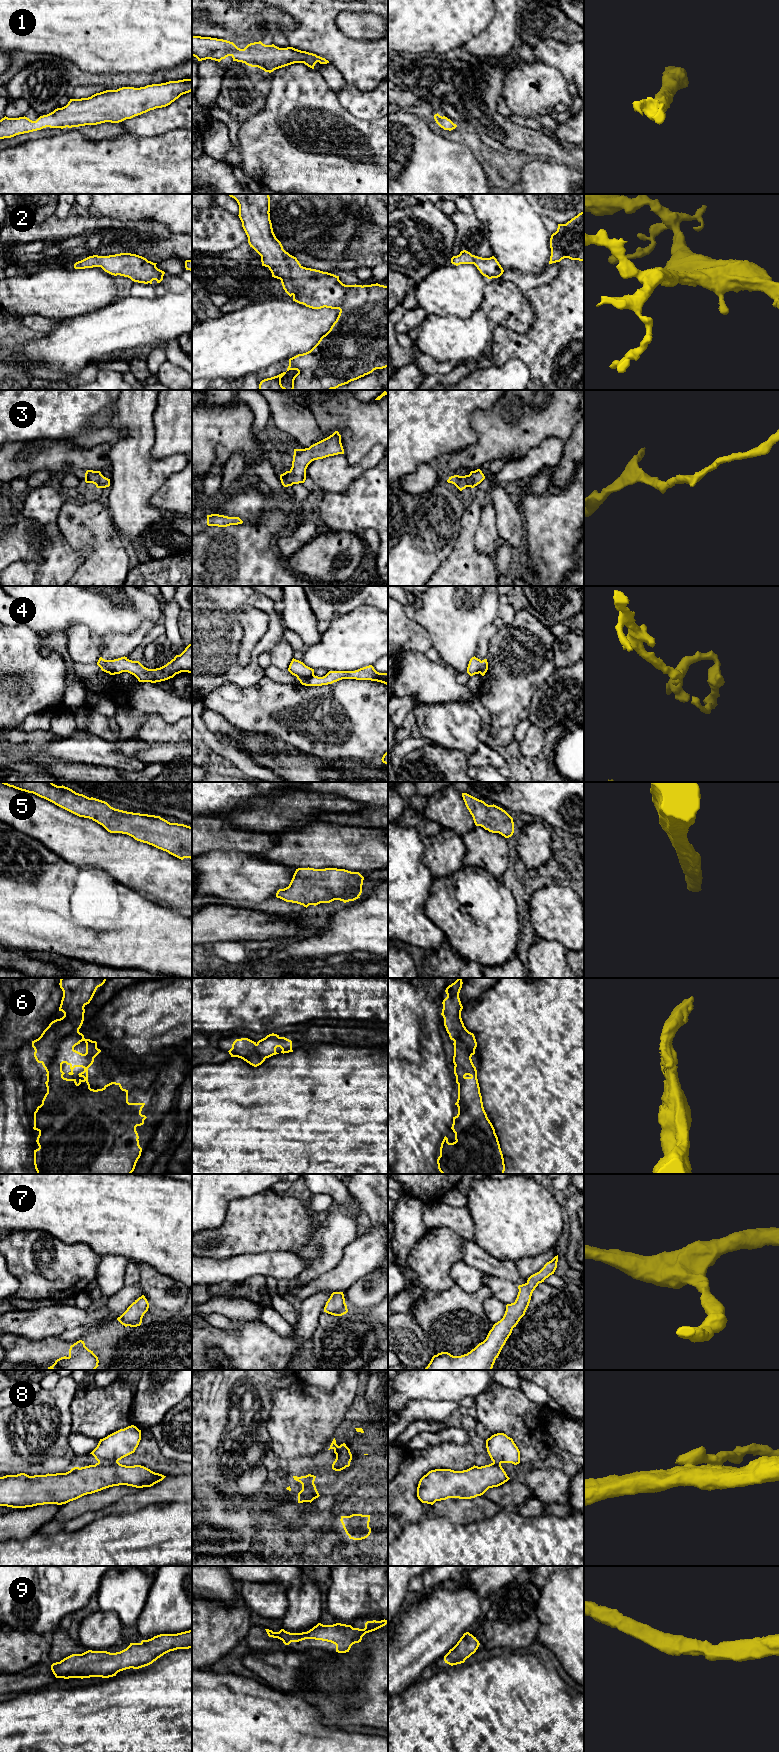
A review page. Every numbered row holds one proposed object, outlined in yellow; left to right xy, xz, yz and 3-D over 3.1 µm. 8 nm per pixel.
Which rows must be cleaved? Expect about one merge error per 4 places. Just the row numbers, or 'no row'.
6, 8

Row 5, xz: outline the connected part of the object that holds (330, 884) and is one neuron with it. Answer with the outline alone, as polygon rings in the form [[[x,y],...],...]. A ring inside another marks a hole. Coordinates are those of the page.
[[[298,868],[288,887],[279,889],[276,897],[308,907],[340,900],[354,901],[362,893],[364,877],[359,872],[337,868]]]

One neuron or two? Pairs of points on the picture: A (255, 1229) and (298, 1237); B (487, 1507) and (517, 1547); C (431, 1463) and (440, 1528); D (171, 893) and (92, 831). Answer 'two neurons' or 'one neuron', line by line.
A: one neuron
B: two neurons
C: two neurons
D: one neuron

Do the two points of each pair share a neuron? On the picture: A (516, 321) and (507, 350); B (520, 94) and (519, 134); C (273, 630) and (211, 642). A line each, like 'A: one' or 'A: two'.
A: two
B: two
C: one

